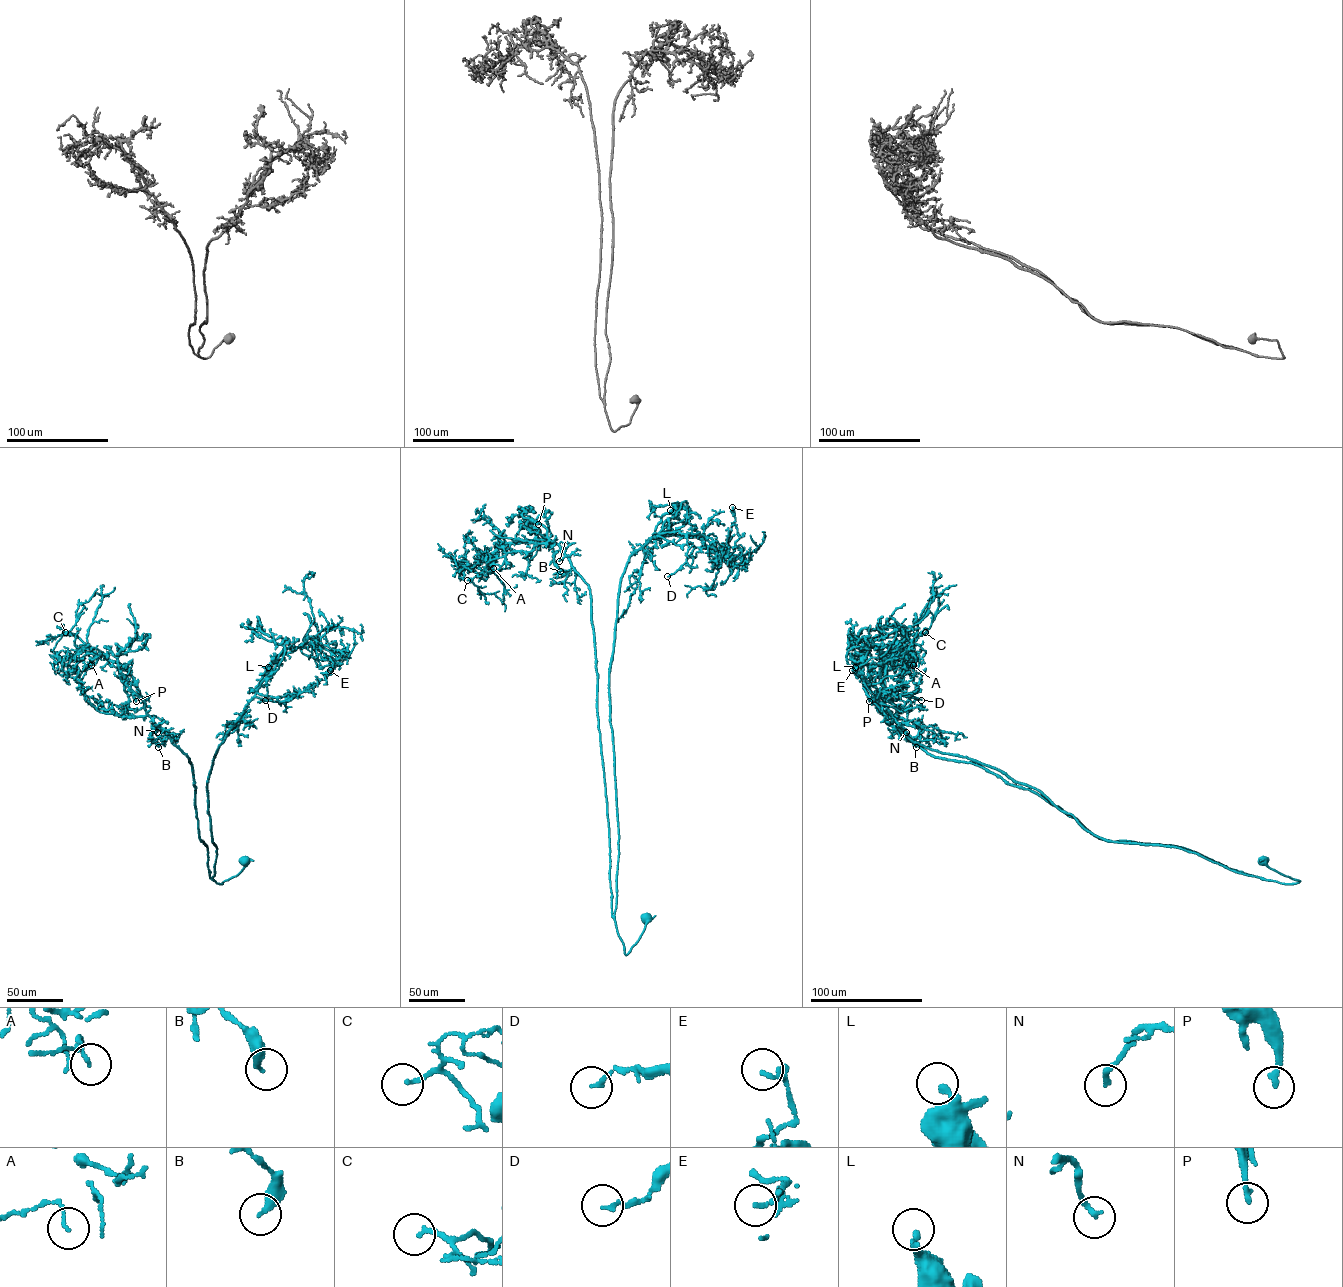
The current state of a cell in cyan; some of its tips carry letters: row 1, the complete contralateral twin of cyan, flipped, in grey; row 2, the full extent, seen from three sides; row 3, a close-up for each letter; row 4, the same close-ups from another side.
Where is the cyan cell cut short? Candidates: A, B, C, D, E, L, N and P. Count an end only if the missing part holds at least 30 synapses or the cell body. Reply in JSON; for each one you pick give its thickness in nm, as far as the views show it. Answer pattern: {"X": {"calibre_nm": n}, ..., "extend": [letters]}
{"extend": []}

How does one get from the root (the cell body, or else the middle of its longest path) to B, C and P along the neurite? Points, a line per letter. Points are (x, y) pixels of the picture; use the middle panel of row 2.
B: (647, 918), (638, 941), (626, 954), (612, 914), (590, 589), (559, 550), (554, 561), (560, 571)
C: (647, 918), (626, 954), (612, 914), (589, 586), (547, 538), (501, 546), (484, 570), (467, 580)
P: (647, 918), (626, 954), (612, 914), (590, 589), (547, 537), (547, 529), (538, 524)

